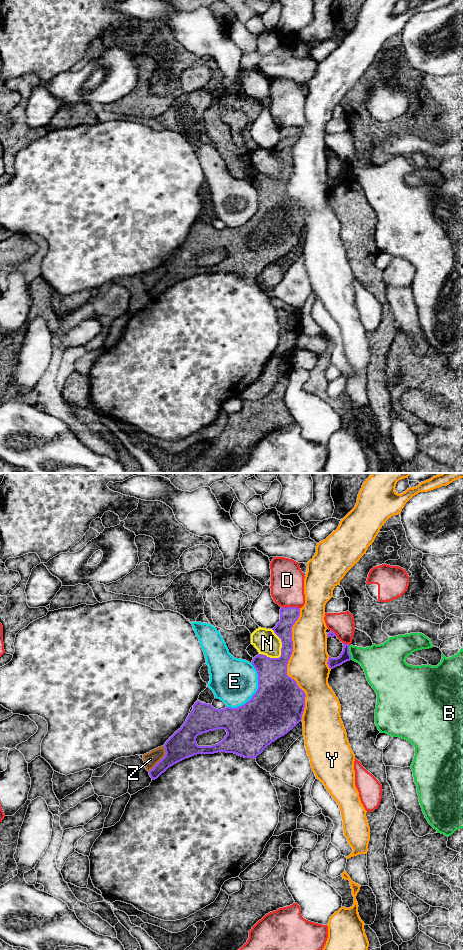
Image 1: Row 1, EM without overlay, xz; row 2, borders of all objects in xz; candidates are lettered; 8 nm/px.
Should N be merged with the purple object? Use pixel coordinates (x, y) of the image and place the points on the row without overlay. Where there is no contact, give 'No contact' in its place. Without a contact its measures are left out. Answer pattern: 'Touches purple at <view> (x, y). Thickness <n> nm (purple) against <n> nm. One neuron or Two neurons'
Touches purple at xz (282, 164). Thickness 240 nm (purple) against 190 nm. Two neurons

